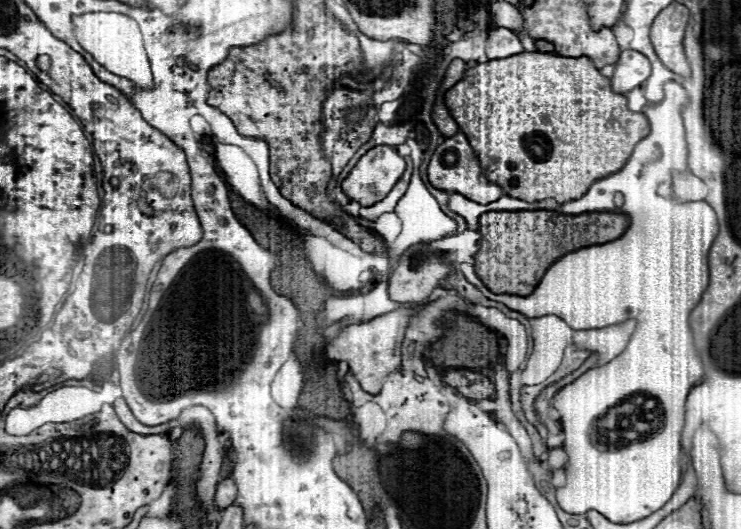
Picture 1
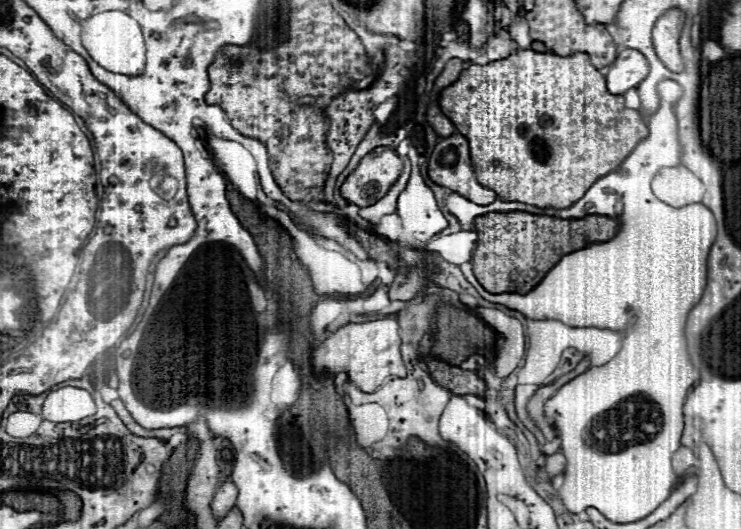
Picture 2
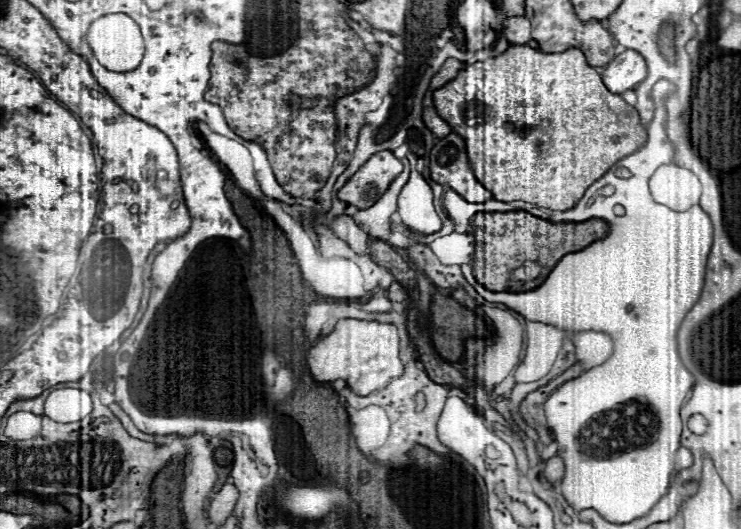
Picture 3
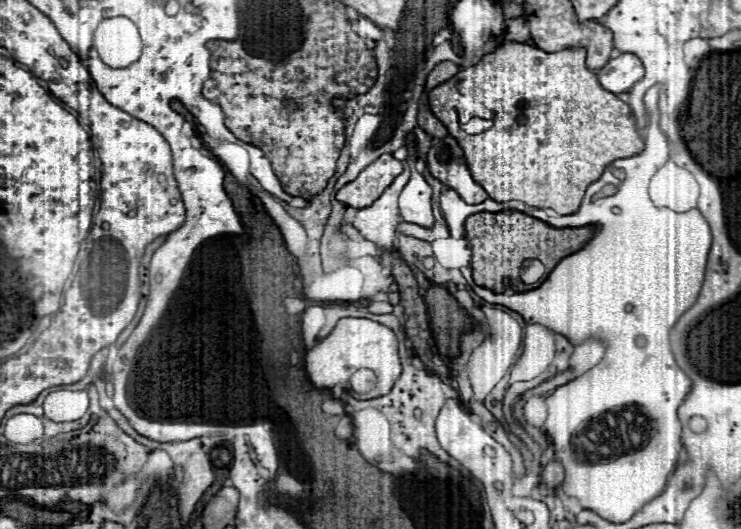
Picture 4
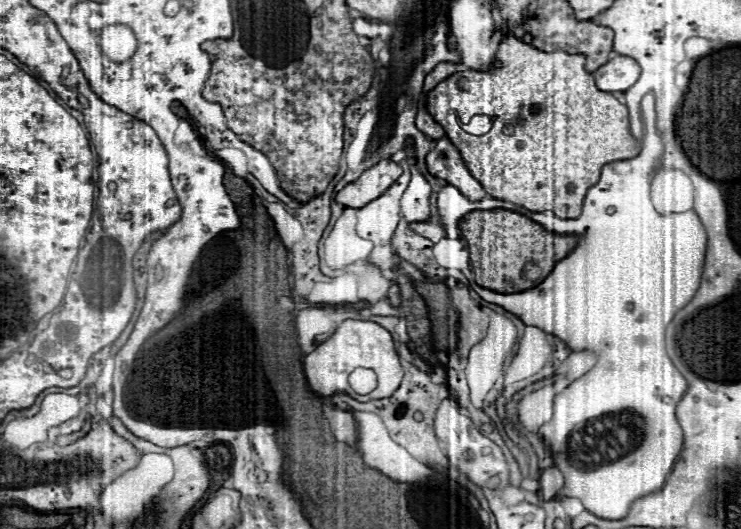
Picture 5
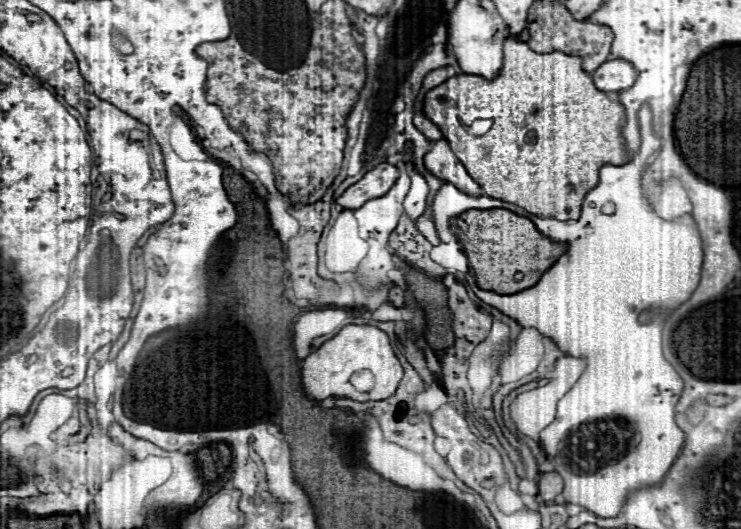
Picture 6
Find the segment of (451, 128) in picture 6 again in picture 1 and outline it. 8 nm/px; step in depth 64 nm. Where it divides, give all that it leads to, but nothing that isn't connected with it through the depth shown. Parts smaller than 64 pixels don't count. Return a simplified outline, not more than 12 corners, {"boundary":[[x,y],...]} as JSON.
{"boundary":[[586,56],[468,68],[486,178],[576,200],[650,132]]}

